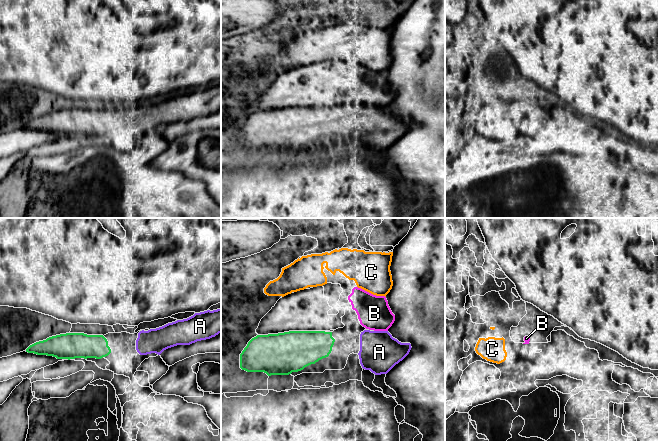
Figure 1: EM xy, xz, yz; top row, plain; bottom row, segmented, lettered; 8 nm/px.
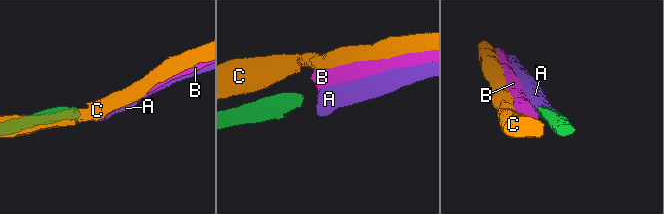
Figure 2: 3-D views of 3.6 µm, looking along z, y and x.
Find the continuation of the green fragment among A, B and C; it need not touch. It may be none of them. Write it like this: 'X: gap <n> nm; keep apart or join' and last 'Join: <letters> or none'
A: gap 200 nm; join
B: gap 240 nm; keep apart
C: gap 280 nm; keep apart
Join: A

